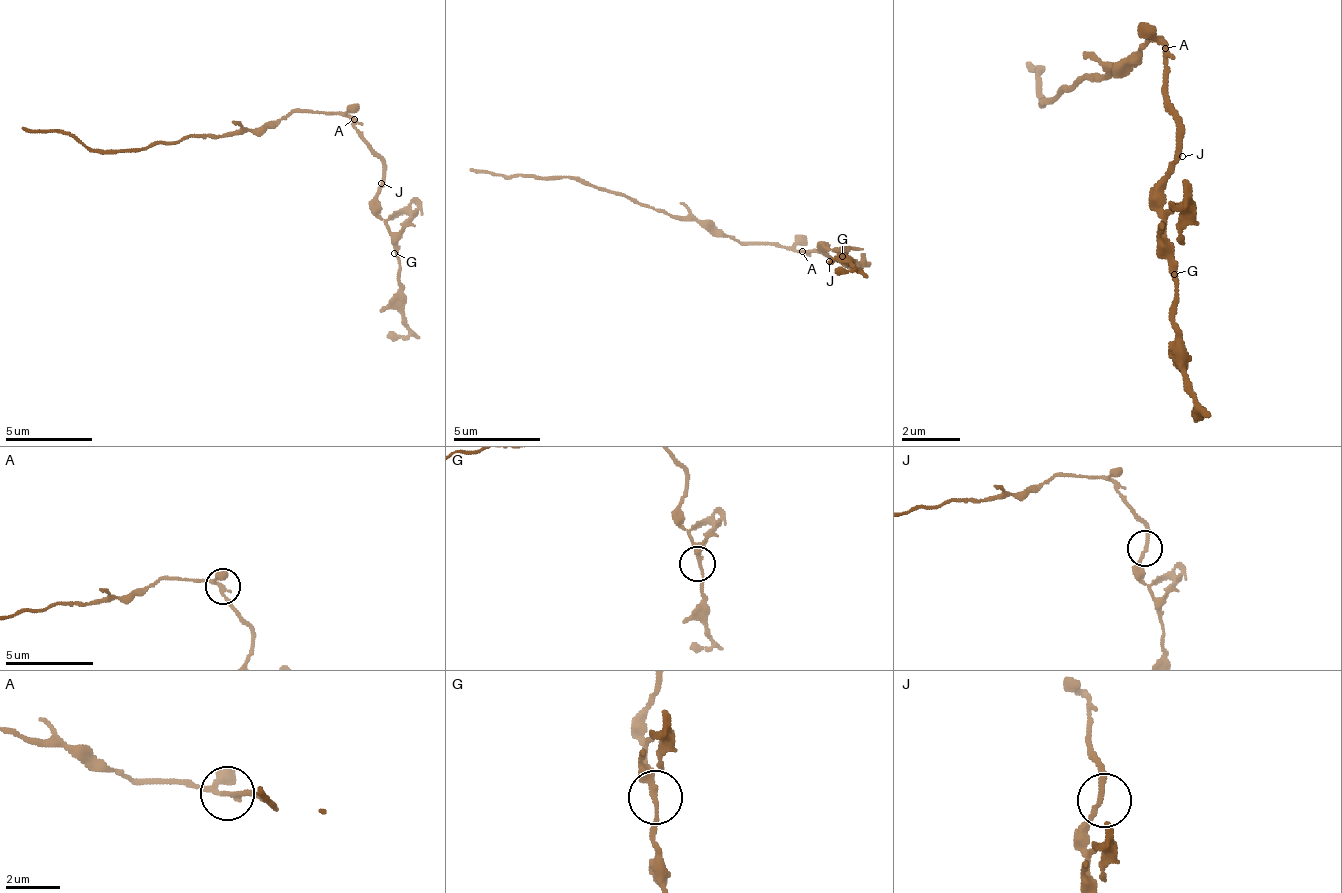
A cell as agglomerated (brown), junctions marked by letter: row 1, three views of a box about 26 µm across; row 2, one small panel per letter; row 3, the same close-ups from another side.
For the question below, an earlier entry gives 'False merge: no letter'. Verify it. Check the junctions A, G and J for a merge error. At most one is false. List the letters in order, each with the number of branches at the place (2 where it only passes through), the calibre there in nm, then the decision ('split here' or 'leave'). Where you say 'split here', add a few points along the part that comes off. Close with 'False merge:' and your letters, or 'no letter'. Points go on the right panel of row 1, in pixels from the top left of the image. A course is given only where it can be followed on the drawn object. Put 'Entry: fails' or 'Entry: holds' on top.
Entry: fails
A: branches 3; calibre 150 nm; split here; course (1167, 46), (1152, 39), (1123, 68), (1042, 98), (1042, 76), (1028, 61)
G: branches 3; calibre 200 nm; leave
J: branches 2; calibre 190 nm; leave
False merge: A

